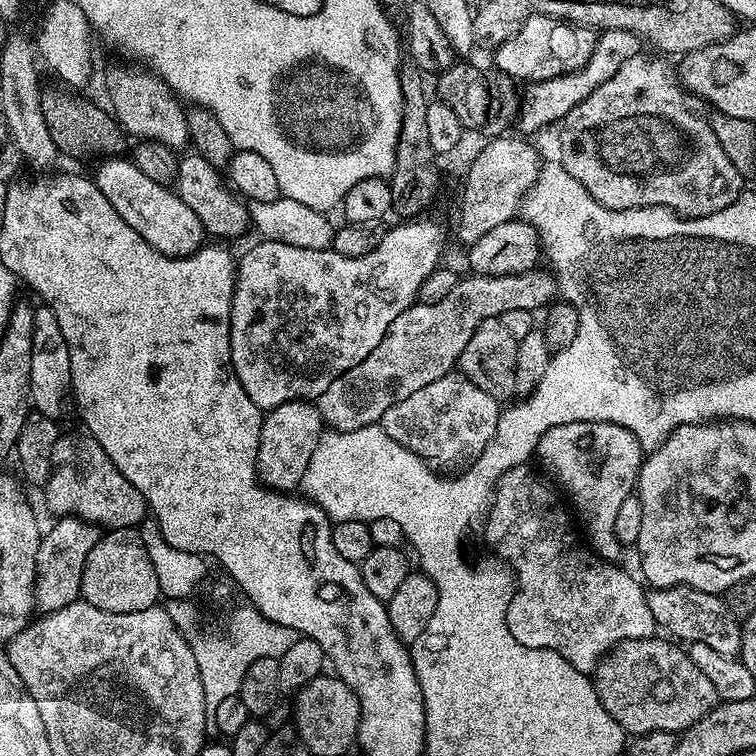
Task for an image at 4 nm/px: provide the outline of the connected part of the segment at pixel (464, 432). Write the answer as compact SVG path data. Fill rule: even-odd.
M449 374L390 406L379 425L394 438L394 442L398 442L398 446L406 446L406 450L418 454L423 460L437 465L463 465L492 441L501 411L501 401L486 394L486 390L478 390L478 386L462 374Z

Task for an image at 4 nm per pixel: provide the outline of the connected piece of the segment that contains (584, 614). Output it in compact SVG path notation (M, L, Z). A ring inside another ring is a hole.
M587 547L583 552L564 552L564 592L524 592L524 596L512 595L506 614L510 634L514 634L516 641L527 648L545 648L562 654L562 658L566 658L574 670L585 674L595 673L600 661L624 640L655 637L658 629L654 614L650 614L645 585L639 579L636 581L630 573L616 567L620 566L600 559Z

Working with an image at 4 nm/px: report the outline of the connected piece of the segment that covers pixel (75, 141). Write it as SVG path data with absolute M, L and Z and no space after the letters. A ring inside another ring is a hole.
M56 86L60 88L45 87L41 91L42 98L42 118L46 118L46 127L50 129L50 138L54 138L57 149L61 153L69 152L72 156L84 156L87 152L104 152L100 154L120 154L124 148L124 140L126 141L126 133L119 124L116 123L115 116L107 107L99 108L92 100L80 96L79 91L69 90L64 86Z

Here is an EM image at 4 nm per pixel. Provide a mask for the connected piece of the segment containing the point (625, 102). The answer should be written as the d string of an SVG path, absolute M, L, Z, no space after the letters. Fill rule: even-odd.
M641 54L622 62L614 78L602 82L590 98L578 102L578 106L564 116L559 129L559 163L586 186L590 198L607 208L630 210L662 206L689 218L714 214L742 195L740 171L726 158L726 150L722 150L718 138L714 138L714 130L707 119L688 105L690 96L677 69L673 65L671 68L663 55L651 55Z

